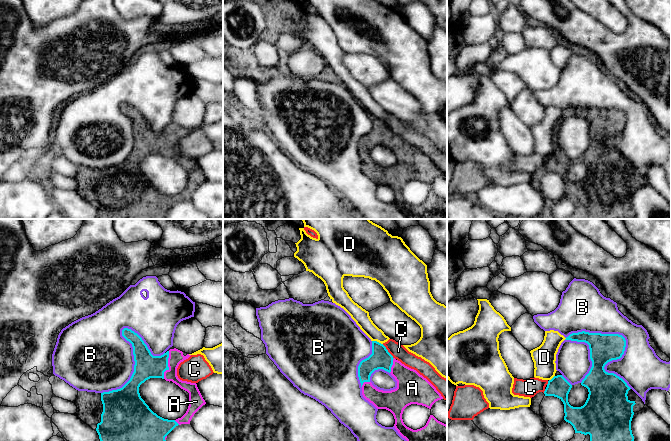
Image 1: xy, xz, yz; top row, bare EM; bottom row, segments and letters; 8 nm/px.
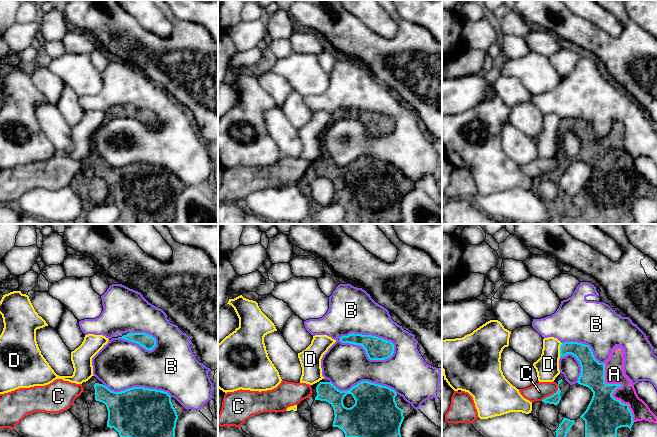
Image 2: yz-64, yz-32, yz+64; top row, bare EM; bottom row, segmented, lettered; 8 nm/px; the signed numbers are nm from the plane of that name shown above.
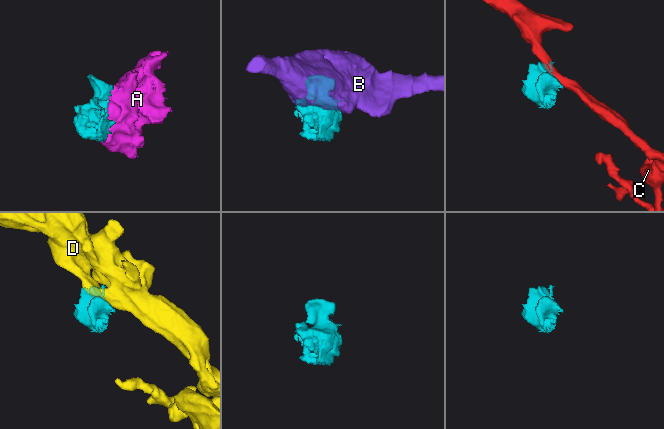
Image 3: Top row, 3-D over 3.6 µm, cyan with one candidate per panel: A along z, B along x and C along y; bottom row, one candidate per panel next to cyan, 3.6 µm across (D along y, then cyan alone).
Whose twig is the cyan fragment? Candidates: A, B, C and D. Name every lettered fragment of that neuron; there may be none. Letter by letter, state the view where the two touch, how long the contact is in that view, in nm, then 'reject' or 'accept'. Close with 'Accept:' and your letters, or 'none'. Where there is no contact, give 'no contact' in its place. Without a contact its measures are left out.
A: xy | 220 nm | accept
B: xy | 600 nm | reject
C: xz | 150 nm | reject
D: xz | 90 nm | reject
Accept: A

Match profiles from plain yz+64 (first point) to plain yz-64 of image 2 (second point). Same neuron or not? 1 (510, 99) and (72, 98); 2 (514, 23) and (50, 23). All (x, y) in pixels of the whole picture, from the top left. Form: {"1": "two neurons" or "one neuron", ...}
{"1": "two neurons", "2": "one neuron"}

